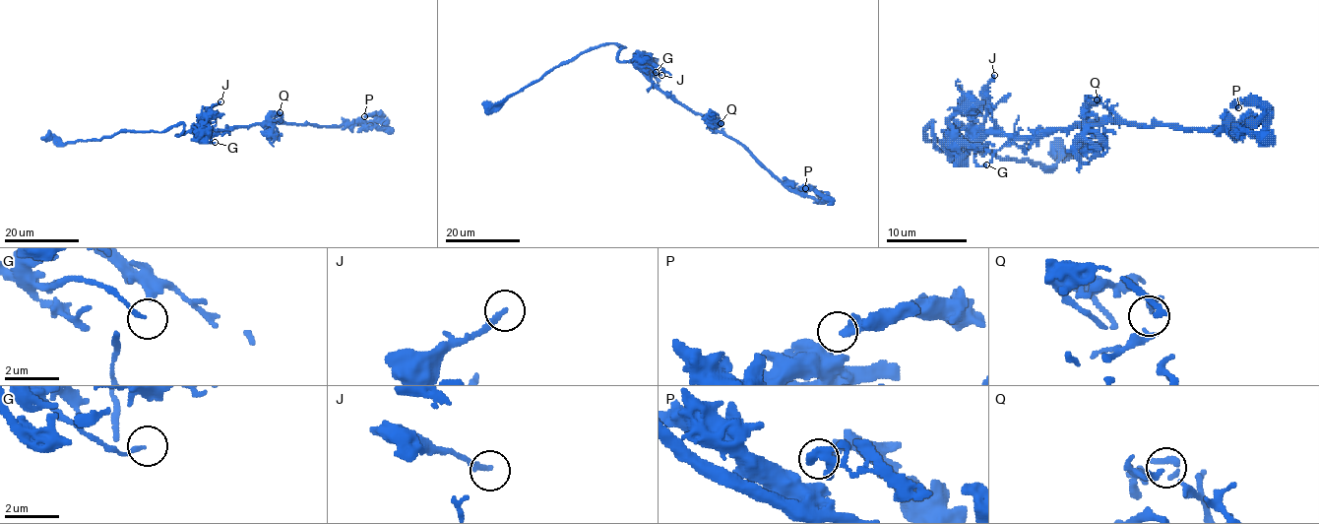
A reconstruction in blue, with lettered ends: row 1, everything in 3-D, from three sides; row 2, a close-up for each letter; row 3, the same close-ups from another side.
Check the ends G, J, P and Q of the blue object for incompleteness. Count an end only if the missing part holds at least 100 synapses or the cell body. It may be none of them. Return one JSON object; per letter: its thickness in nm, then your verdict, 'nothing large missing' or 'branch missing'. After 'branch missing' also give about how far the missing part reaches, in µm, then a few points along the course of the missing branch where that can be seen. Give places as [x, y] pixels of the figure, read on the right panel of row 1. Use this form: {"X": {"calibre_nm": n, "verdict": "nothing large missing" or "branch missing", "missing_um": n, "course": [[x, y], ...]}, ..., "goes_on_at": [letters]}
{"G": {"calibre_nm": 100, "verdict": "nothing large missing"}, "J": {"calibre_nm": 190, "verdict": "nothing large missing"}, "P": {"calibre_nm": 240, "verdict": "branch missing", "missing_um": 10, "course": [[1238, 107], [1234, 103], [1200, 130]]}, "Q": {"calibre_nm": 140, "verdict": "nothing large missing"}, "goes_on_at": ["P"]}

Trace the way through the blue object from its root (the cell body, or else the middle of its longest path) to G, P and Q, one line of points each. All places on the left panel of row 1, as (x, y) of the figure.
G: (215, 129), (200, 130), (204, 139), (215, 142)
P: (215, 129), (274, 123), (355, 125), (379, 117), (373, 113), (364, 116)
Q: (215, 129), (262, 124), (280, 112)

